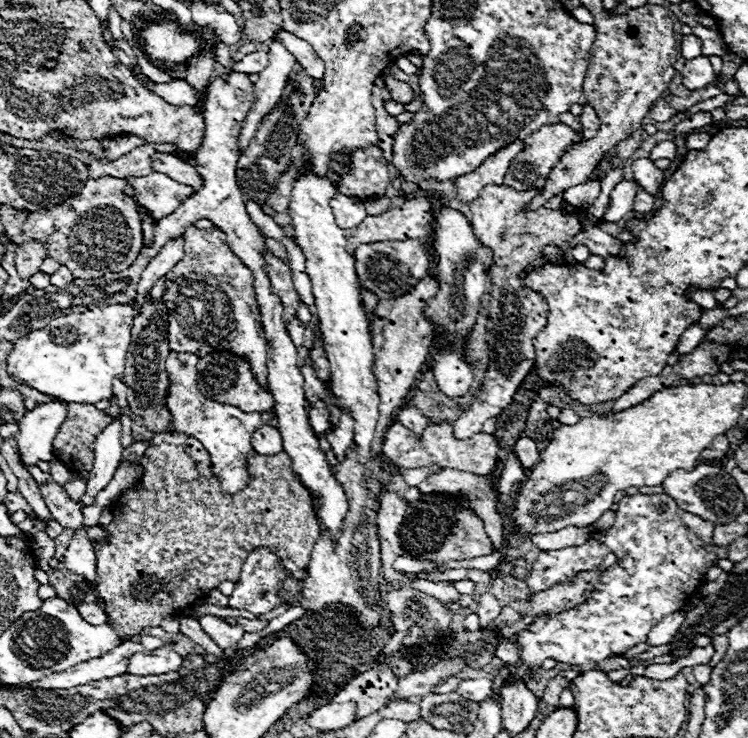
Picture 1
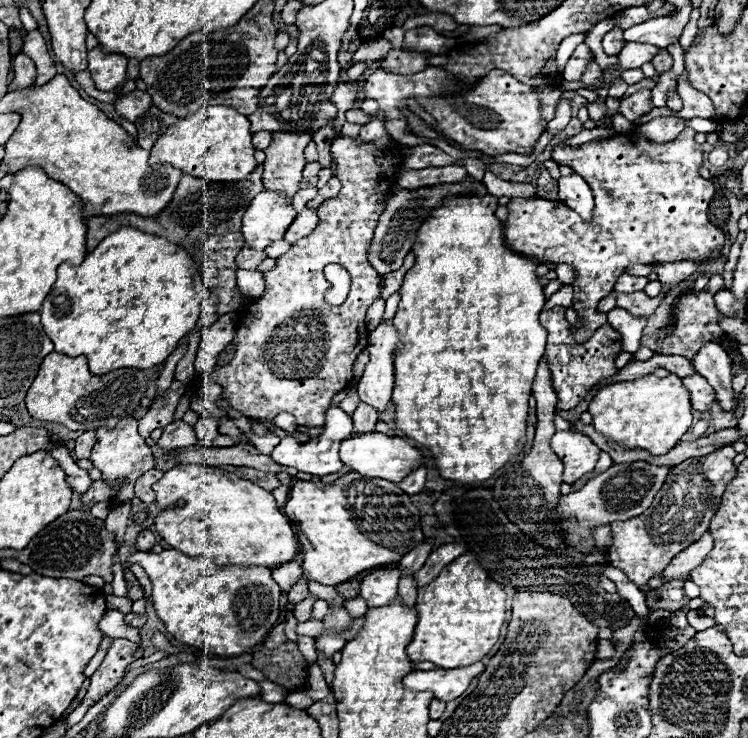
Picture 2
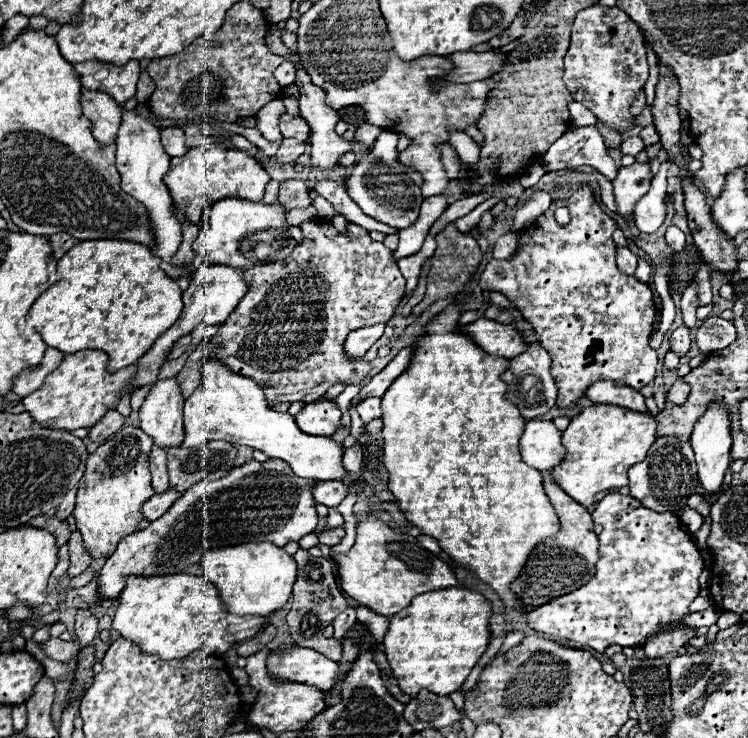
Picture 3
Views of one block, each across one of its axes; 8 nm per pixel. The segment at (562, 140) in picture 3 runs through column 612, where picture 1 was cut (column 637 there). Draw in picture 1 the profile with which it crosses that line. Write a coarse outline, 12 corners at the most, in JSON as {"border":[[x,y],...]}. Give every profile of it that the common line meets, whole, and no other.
{"border":[[652,160],[632,164],[640,186],[656,196],[664,183],[664,172]]}

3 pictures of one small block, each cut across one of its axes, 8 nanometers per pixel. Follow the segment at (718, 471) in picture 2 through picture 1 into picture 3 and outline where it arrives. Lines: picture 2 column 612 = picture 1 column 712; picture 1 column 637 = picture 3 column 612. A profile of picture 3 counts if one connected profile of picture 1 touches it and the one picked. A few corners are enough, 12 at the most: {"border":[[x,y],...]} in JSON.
{"border":[[604,496],[596,574],[526,614],[606,652],[680,628],[700,594],[674,512]]}

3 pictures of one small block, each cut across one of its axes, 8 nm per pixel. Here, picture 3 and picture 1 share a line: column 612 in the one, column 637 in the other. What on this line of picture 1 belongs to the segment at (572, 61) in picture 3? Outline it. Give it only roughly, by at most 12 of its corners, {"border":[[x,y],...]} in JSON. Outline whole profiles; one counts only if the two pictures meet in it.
{"border":[[668,10],[594,20],[584,78],[600,118],[526,210],[584,184],[676,70]]}

